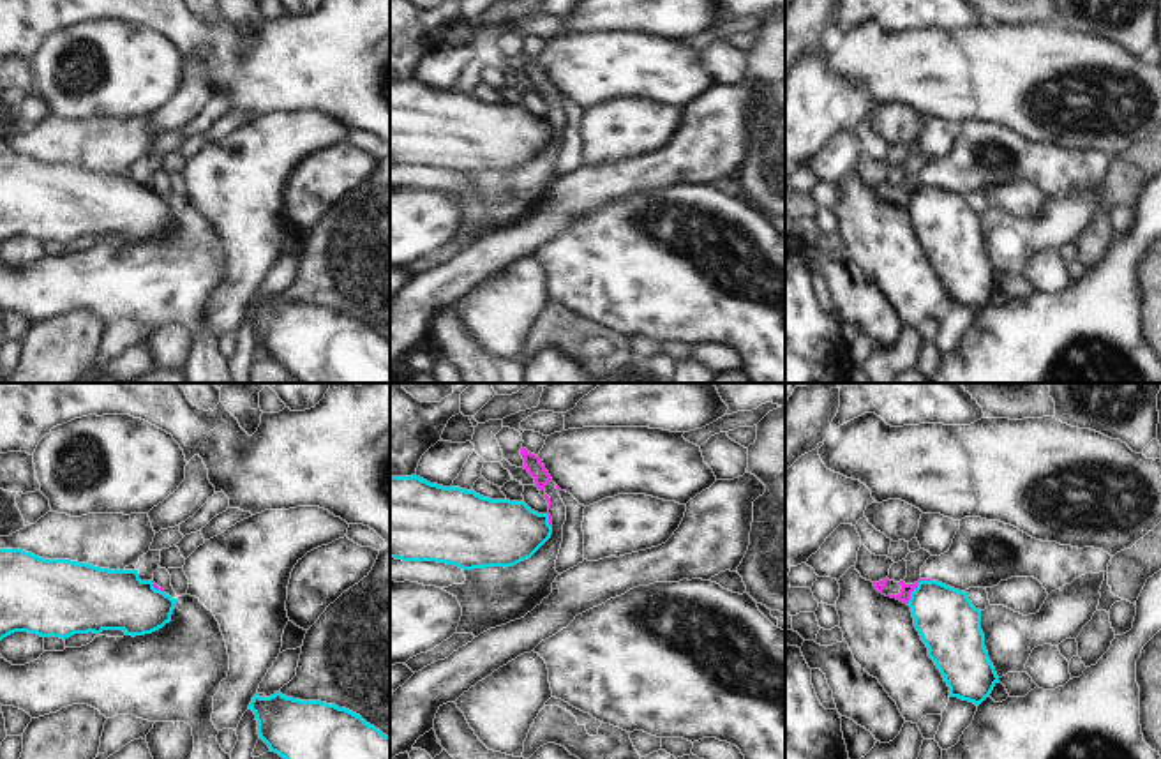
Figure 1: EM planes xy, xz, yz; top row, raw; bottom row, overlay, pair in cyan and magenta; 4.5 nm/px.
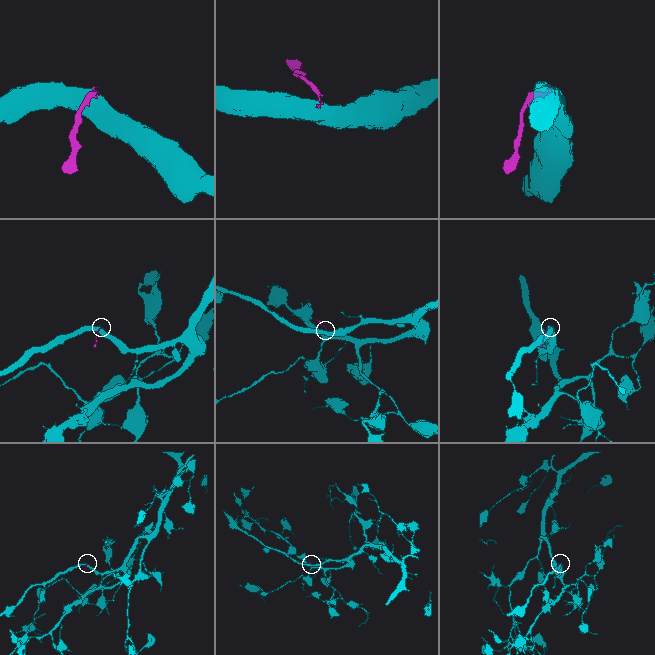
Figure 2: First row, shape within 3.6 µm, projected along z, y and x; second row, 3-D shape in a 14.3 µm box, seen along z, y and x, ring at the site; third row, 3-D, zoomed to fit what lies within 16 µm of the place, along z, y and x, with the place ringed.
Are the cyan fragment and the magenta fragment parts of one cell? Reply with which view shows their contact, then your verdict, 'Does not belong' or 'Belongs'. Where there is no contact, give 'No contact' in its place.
Touches cyan in yz. Does not belong

